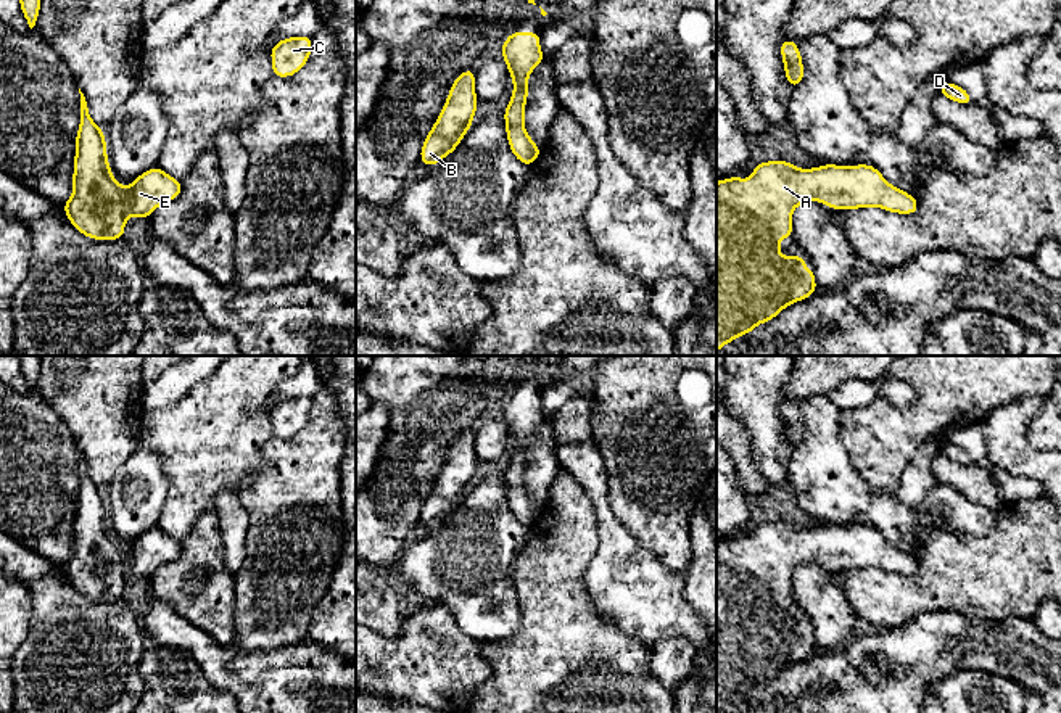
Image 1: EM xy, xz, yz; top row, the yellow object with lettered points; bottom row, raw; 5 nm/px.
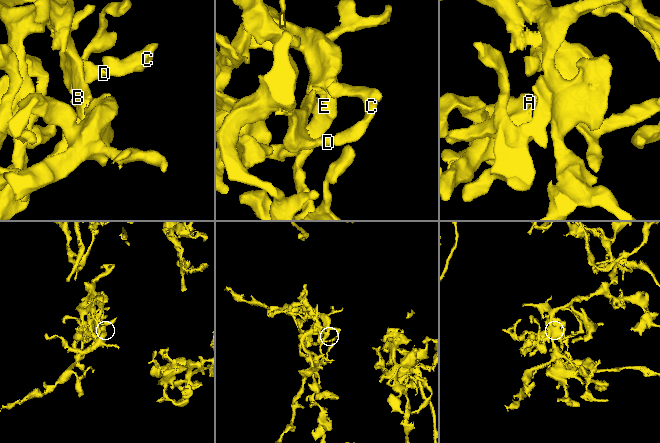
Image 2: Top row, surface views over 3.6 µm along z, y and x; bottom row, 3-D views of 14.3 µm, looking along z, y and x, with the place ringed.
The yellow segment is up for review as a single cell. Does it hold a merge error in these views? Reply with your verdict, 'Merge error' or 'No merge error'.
No merge error

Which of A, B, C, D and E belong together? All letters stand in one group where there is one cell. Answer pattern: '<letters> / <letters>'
A B C D E

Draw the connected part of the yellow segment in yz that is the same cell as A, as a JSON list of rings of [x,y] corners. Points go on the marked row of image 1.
[[[766,161],[753,164],[752,171],[750,179],[734,175],[716,182],[716,352],[818,290],[813,269],[805,267],[805,256],[779,254],[781,240],[794,235],[792,211],[797,206],[821,201],[831,209],[918,212],[916,198],[889,183],[869,164],[799,169],[789,161]]]

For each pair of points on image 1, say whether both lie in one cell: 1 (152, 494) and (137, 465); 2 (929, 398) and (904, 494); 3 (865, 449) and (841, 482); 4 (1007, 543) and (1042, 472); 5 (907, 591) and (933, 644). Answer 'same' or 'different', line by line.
1: same
2: different
3: different
4: different
5: different

